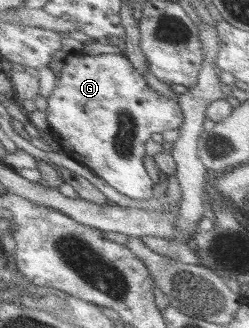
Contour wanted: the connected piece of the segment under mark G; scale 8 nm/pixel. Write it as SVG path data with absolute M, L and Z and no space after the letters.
M68 54L63 60L60 75L56 75L55 85L50 97L46 98L46 123L51 135L60 144L62 152L85 163L100 180L116 190L123 197L144 200L152 197L154 182L148 177L142 165L144 144L151 134L178 129L181 124L181 110L178 104L158 95L146 85L144 77L131 68L130 62L122 55L100 54L83 56Z

